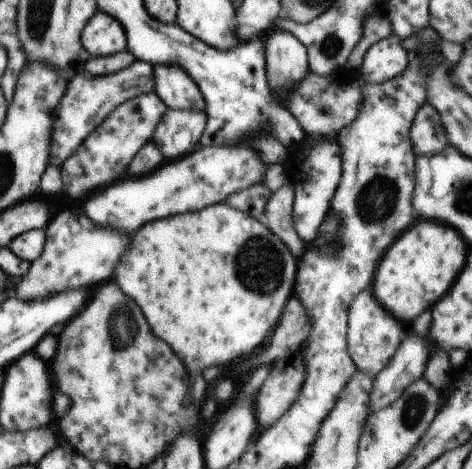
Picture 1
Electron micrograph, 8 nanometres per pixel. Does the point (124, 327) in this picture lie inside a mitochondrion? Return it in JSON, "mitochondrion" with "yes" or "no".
{"mitochondrion":"yes"}

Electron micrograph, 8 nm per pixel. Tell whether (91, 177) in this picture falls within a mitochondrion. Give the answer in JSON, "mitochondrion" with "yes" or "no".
{"mitochondrion":"no"}

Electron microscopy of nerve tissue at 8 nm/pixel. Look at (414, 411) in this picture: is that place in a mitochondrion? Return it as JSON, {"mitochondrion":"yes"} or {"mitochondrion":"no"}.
{"mitochondrion":"yes"}

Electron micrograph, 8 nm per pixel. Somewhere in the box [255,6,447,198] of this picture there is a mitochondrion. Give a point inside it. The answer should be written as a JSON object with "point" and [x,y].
{"point":[329,50]}

